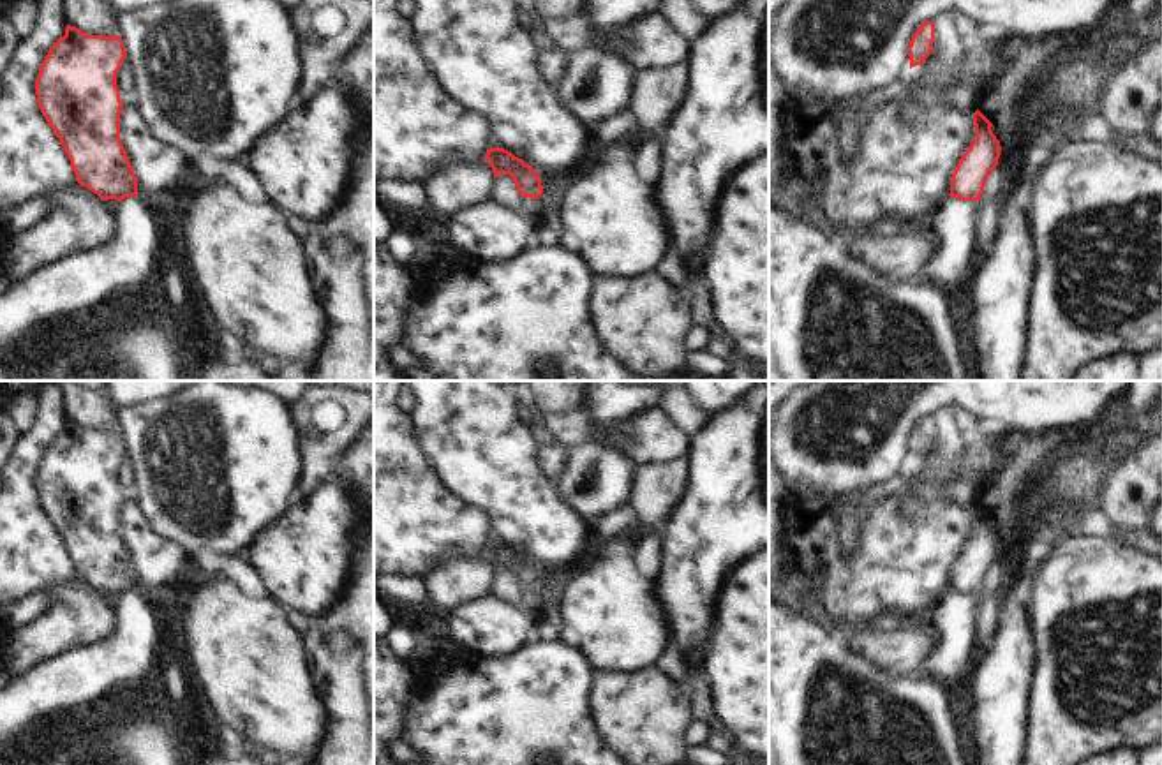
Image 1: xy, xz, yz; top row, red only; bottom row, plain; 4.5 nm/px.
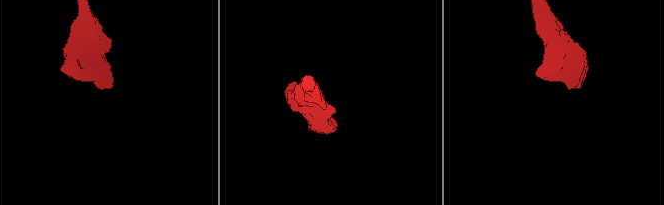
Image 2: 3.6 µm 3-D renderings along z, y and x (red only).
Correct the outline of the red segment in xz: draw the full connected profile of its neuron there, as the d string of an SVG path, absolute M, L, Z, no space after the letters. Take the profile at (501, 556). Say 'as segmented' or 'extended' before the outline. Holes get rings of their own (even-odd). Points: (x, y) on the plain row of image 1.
as segmented; M495 541L487 545L483 553L490 559L494 573L499 569L510 569L522 592L538 594L543 589L538 566L522 553L515 552L511 546Z

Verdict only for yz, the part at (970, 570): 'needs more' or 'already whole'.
already whole

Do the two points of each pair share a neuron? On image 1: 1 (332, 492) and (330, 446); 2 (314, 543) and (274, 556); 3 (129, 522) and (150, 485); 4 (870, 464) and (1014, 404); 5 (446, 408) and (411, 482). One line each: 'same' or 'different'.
1: different
2: same
3: different
4: same
5: different

